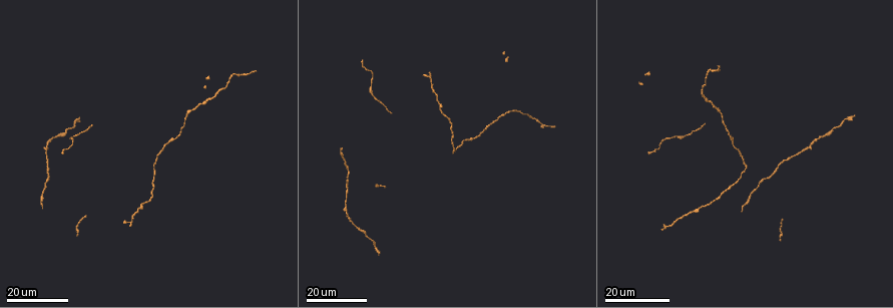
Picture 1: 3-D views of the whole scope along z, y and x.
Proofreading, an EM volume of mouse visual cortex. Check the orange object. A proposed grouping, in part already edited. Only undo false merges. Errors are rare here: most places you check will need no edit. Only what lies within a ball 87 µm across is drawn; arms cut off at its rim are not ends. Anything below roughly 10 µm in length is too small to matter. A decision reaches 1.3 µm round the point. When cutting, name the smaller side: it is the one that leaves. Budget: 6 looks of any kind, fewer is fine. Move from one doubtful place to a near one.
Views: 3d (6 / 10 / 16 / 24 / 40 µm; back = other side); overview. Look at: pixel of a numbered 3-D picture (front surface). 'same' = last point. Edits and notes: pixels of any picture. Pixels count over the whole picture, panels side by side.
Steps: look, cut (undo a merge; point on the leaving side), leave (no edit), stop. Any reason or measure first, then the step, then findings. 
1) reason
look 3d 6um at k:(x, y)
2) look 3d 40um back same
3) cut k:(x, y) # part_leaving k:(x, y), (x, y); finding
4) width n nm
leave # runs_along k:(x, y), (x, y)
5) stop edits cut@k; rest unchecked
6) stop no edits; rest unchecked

three arms meet
look 3d 24um at 1:(346, 206)

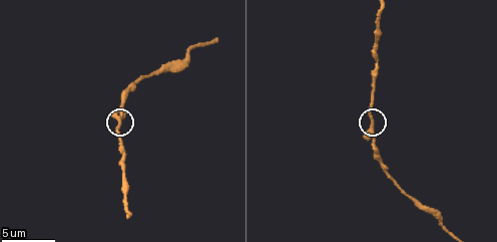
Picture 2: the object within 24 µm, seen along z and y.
closer look
look 3d 10um at 2:(370, 130)

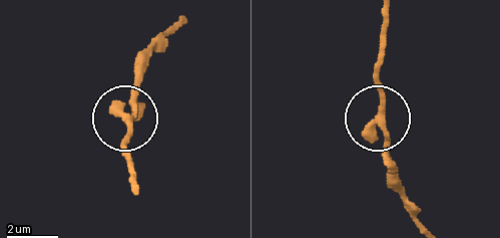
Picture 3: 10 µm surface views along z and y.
leave # runs_along 3:(389, 14), (377, 78), (383, 98), (377, 131), (389, 180); continuous, no second cell

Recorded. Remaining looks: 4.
look 3d 16um at 1:(439, 109)

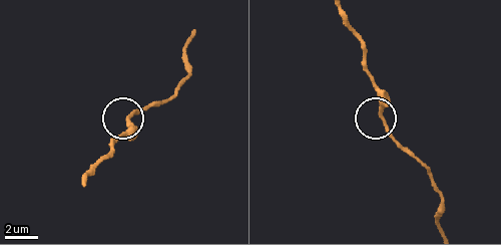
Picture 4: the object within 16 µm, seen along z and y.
look 3d 10um at 4:(128, 119)

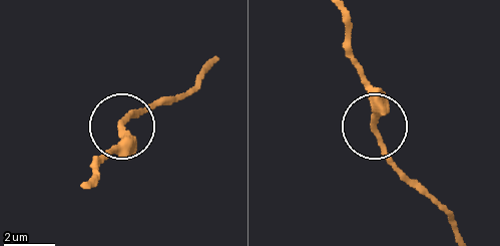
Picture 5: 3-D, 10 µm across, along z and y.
side_arm 84 um
leave # runs_along 5:(119, 125), (166, 98); all the same cell

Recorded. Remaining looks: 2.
look 3d 24um at 1:(217, 92)

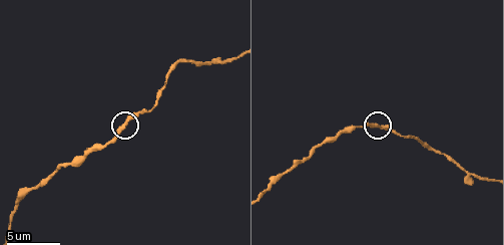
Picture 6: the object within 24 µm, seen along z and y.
look 3d 6um at 6:(120, 128)

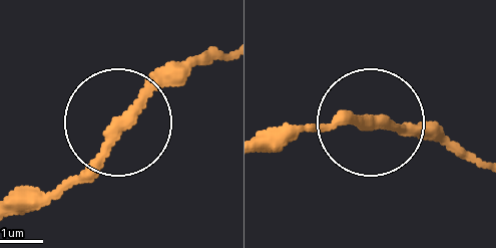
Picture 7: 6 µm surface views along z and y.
leave # runs_along 7:(261, 147), (315, 125), (422, 125), (451, 143); continuous, no second cell

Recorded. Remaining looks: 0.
stop no edits; rest unchecked

